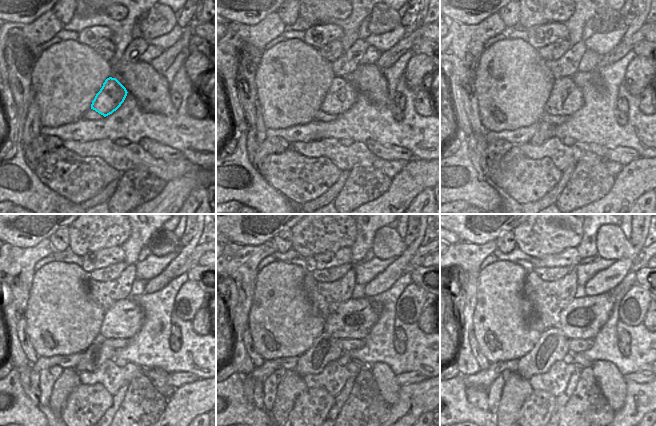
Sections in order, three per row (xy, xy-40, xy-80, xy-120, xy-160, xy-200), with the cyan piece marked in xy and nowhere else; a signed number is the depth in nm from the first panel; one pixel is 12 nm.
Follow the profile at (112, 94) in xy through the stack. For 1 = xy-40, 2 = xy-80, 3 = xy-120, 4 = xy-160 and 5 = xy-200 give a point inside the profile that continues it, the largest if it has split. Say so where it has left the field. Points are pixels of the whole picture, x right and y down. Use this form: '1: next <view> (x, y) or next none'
1: next xy-40 (341, 95)
2: next xy-80 (566, 98)
3: next xy-120 (124, 319)
4: next xy-160 (354, 319)
5: next xy-200 (583, 318)

